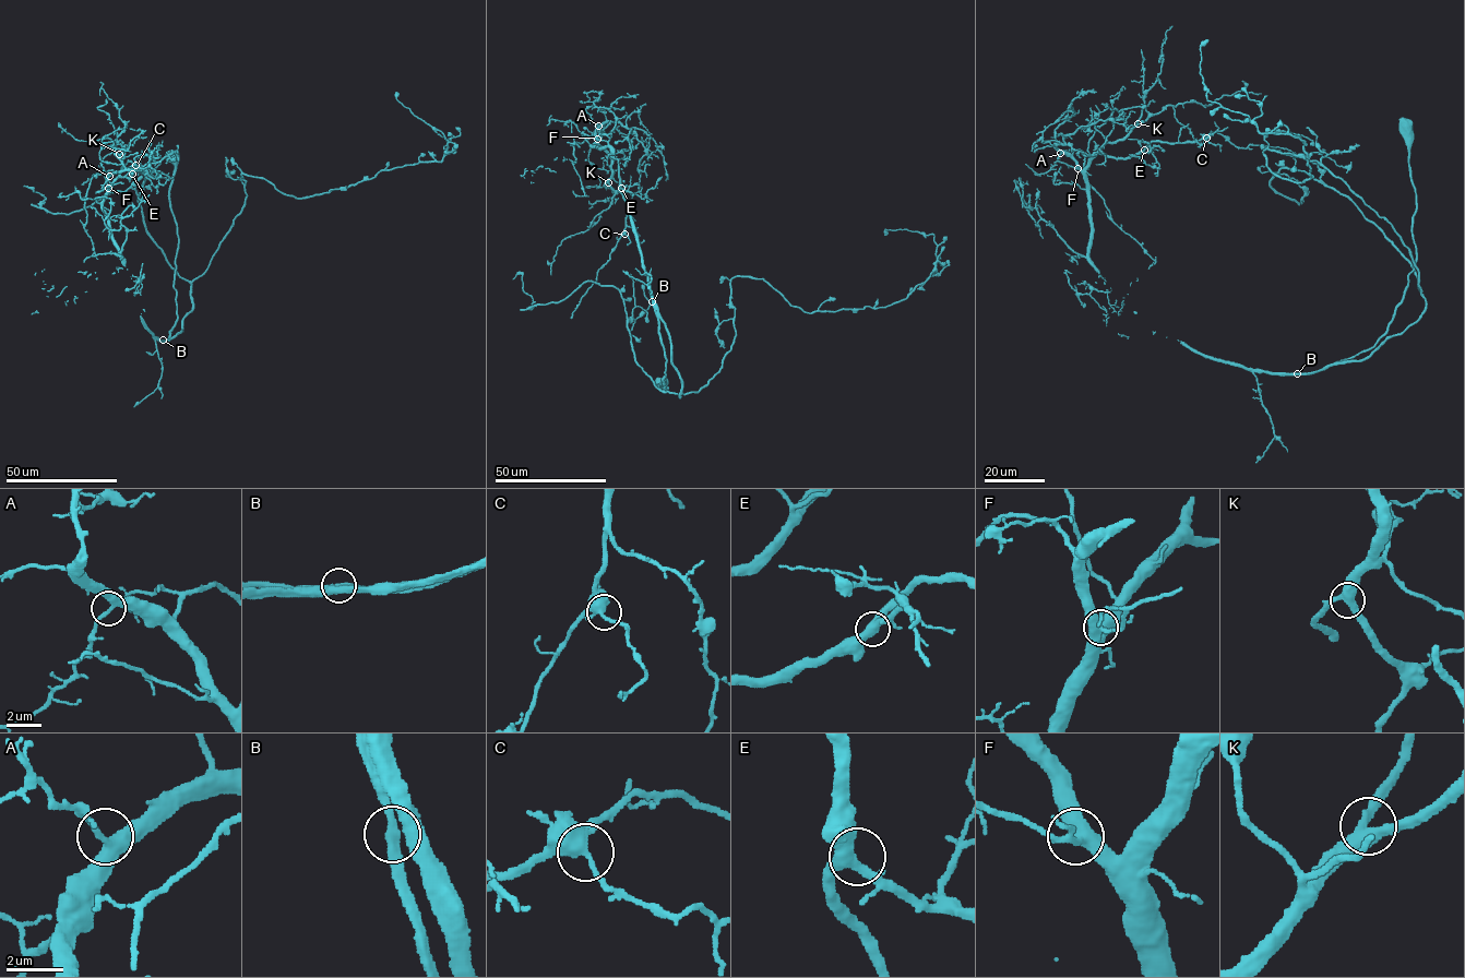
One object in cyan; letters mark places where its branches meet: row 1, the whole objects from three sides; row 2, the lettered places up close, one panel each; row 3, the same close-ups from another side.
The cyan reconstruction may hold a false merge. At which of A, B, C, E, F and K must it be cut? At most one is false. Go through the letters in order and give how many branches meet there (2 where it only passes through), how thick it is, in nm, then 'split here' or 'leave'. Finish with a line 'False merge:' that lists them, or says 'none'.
A: 3 branches meet; 280 nm thick; leave
B: 3 branches meet; 320 nm thick; leave
C: 3 branches meet; 400 nm thick; leave
E: 3 branches meet; 400 nm thick; leave
F: 3 branches meet; 400 nm thick; leave
K: 3 branches meet; 400 nm thick; leave
False merge: none

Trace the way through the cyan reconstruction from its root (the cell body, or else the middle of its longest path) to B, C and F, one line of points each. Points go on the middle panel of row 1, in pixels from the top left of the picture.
B: (659, 383), (664, 386), (658, 385), (659, 390), (667, 389), (664, 389), (663, 380), (666, 357), (653, 301)
C: (659, 383), (667, 389), (658, 315), (665, 324), (680, 396), (638, 364), (621, 294), (596, 278), (624, 234)
F: (659, 383), (665, 324), (680, 396), (638, 364), (621, 294), (596, 278), (626, 217), (597, 139)

